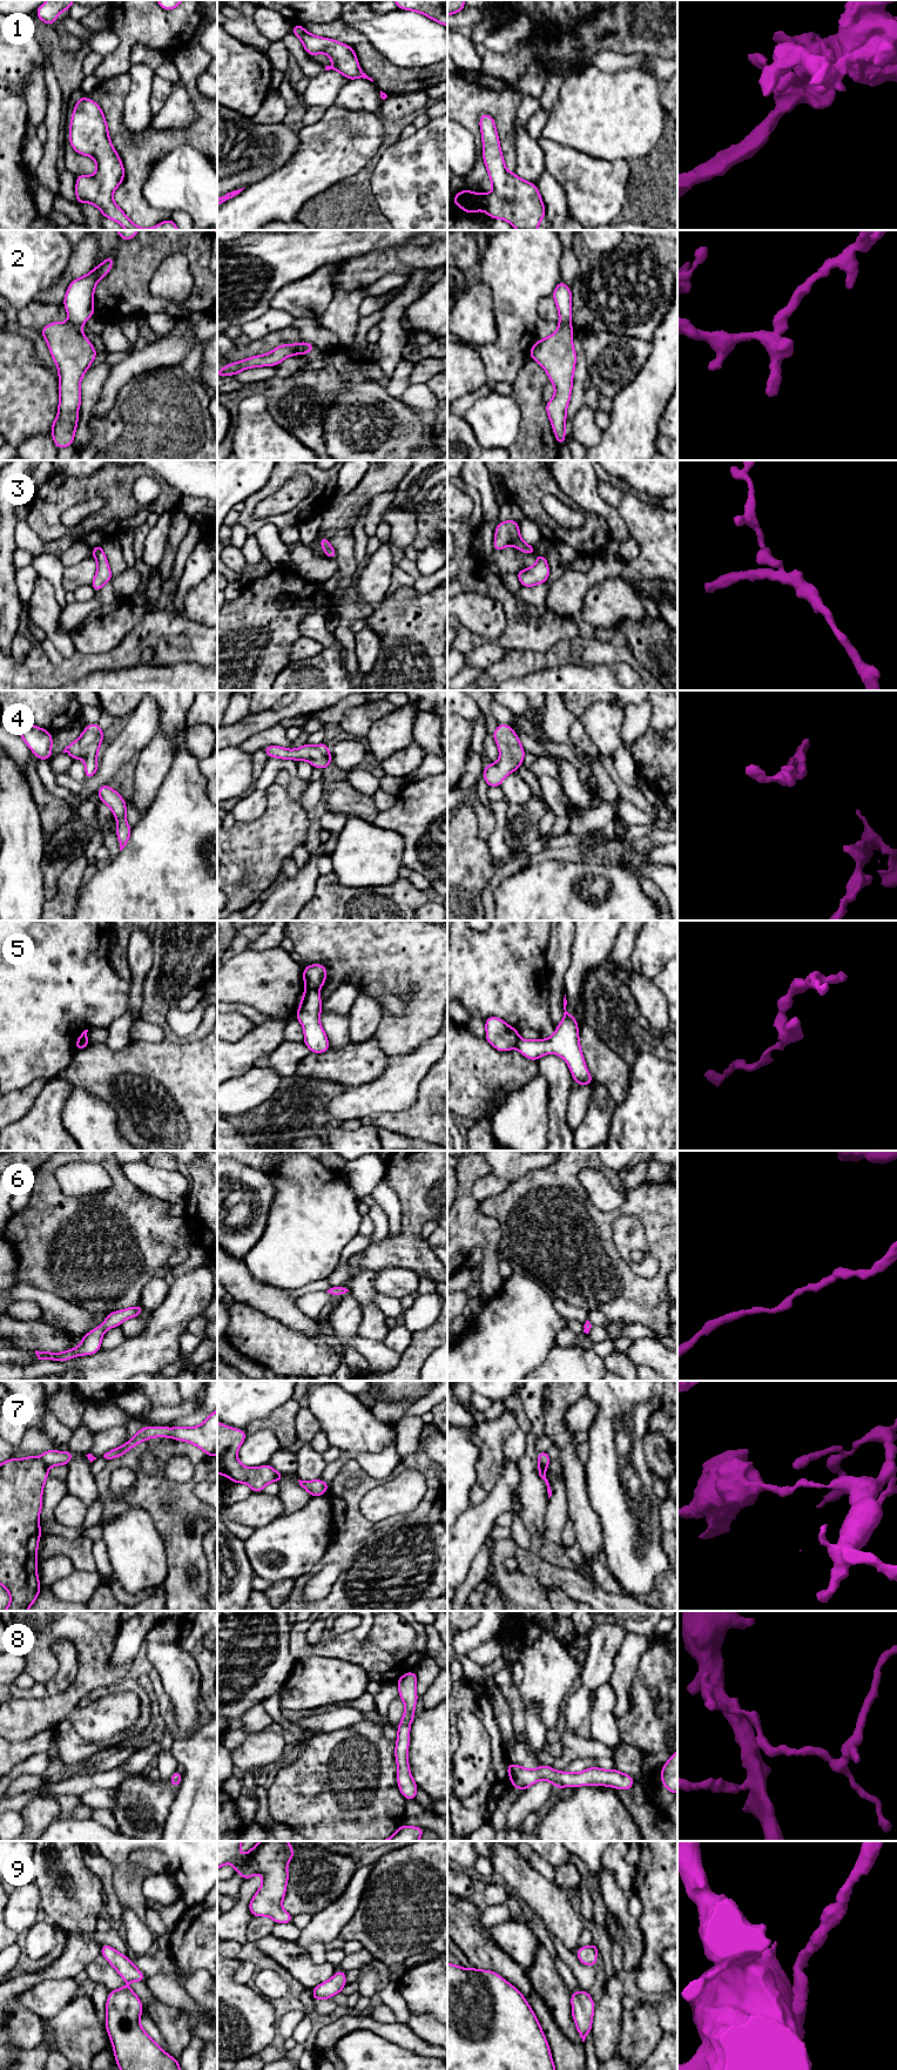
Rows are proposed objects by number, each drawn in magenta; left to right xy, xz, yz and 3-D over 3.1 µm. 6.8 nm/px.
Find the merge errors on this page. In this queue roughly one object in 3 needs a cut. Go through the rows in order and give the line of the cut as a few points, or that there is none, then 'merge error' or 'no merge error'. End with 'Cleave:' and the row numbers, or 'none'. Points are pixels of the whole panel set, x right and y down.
1: no cut; no merge error
2: cut in xz along (302, 342), (303, 352); merge error
3: no cut; no merge error
4: no cut; no merge error
5: cut in xz along (305, 989), (315, 989), (317, 991); merge error
6: no cut; no merge error
7: cut in xy along (40, 1457), (48, 1467); merge error
8: no cut; no merge error
9: no cut; no merge error
Cleave: 2, 5, 7

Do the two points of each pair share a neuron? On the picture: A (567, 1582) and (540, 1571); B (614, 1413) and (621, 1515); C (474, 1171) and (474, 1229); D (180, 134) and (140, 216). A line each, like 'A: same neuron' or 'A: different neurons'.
A: same neuron
B: same neuron
C: same neuron
D: same neuron

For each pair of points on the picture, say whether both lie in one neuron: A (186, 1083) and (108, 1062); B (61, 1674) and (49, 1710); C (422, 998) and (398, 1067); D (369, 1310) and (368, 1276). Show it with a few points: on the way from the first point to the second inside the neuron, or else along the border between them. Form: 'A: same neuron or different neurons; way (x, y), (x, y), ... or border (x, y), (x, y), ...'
A: same neuron; way (167, 1083), (150, 1072), (127, 1069)
B: different neurons; border (49, 1697), (26, 1697), (22, 1699)
C: different neurons; border (425, 1040), (405, 1054), (389, 1057)
D: same neuron; way (366, 1302), (366, 1285)

